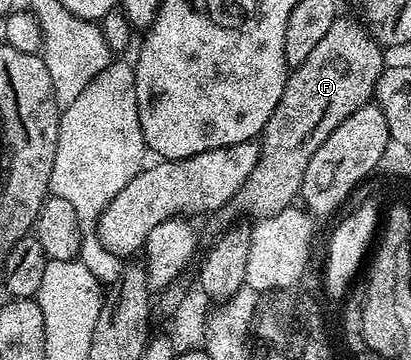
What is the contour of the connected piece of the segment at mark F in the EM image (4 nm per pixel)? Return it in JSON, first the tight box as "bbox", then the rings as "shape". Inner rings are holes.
{"bbox":[229,17,385,221],"shape":[[[337,17],[333,25],[329,25],[329,30],[314,47],[313,53],[309,53],[309,57],[305,57],[305,61],[301,61],[301,65],[288,74],[285,93],[281,93],[281,101],[277,101],[277,109],[273,109],[273,117],[269,117],[263,130],[257,165],[253,173],[249,173],[245,185],[241,185],[230,201],[229,211],[233,214],[252,215],[252,220],[258,221],[292,206],[300,198],[305,169],[309,169],[309,157],[313,157],[313,153],[325,145],[329,133],[333,133],[333,129],[337,129],[337,125],[341,125],[349,113],[357,113],[357,109],[372,102],[377,81],[385,70],[380,40],[358,18],[343,18]]]}

